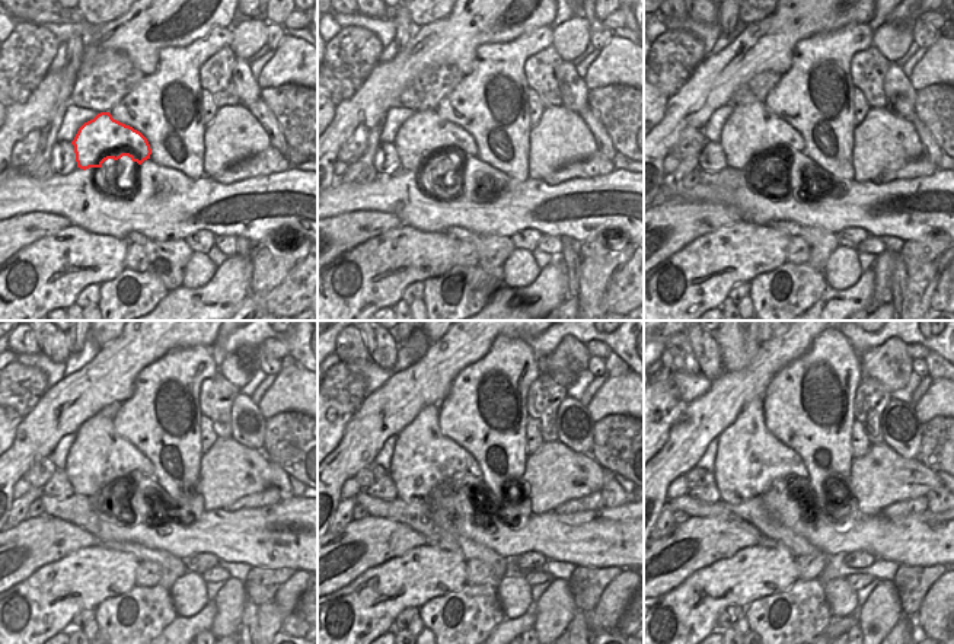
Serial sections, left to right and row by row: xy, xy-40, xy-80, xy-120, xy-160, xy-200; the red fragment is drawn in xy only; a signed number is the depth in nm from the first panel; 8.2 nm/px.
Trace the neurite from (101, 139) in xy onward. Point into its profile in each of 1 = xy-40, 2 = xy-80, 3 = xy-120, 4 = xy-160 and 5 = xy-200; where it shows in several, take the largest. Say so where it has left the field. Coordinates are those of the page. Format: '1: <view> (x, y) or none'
1: xy-40 (424, 136)
2: xy-80 (752, 131)
3: xy-120 (98, 458)
4: xy-160 (423, 458)
5: xy-200 (749, 458)

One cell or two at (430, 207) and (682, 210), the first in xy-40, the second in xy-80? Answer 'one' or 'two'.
two

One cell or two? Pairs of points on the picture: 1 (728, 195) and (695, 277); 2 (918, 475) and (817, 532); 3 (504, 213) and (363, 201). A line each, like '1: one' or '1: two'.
1: two
2: two
3: one

